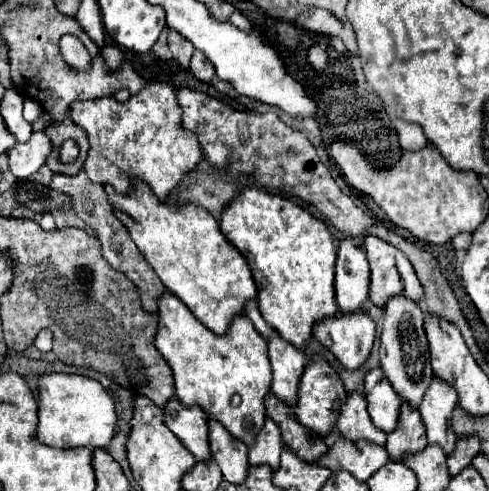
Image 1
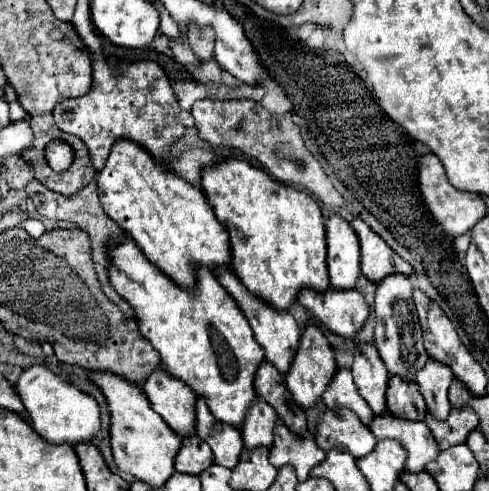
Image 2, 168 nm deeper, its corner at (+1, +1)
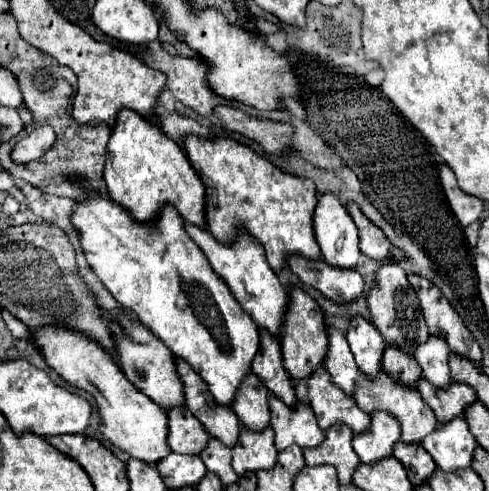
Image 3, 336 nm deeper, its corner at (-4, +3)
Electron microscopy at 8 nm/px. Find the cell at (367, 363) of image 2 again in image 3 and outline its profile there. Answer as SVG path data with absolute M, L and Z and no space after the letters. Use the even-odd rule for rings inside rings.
M354 316L346 330L346 338L358 368L370 378L378 376L386 342L382 340L382 334L374 328L374 324L362 316Z

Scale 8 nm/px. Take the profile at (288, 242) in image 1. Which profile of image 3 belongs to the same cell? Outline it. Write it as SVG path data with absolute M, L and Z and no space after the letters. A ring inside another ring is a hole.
M184 136L186 156L206 188L206 226L220 242L236 238L238 228L246 228L266 250L268 264L274 270L286 266L286 254L302 254L320 258L314 240L312 214L316 208L316 186L308 178L300 178L276 168L270 160L232 138L200 138Z

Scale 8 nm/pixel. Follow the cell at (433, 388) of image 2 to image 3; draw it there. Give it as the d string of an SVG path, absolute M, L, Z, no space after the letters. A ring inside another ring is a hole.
M430 336L414 352L414 358L420 364L424 378L436 388L446 388L452 380L448 368L448 356L450 356L450 348L446 340L442 340L440 336Z

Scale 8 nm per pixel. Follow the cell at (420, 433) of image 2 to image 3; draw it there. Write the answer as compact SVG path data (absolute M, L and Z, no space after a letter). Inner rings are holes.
M380 370L376 378L368 378L362 372L358 372L358 382L354 388L354 400L364 412L374 412L374 410L386 410L392 412L402 428L402 440L404 442L422 442L424 436L428 436L436 428L436 416L432 408L422 400L420 392L416 388L408 388L406 384L400 384L398 380L390 378L388 372Z

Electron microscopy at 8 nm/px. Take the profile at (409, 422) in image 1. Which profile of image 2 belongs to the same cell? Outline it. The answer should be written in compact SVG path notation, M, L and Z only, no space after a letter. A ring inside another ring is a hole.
M401 378L389 380L387 408L395 418L409 422L425 422L427 410L425 402L417 390L415 382L401 382Z

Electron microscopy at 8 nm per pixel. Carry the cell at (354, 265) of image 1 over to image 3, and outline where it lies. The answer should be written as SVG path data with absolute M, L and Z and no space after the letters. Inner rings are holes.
M322 194L312 218L322 260L338 268L356 268L360 258L358 230L334 194Z

